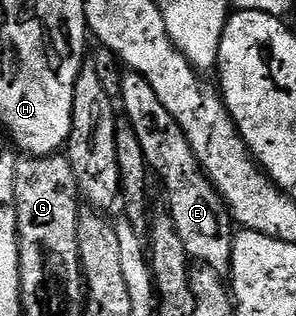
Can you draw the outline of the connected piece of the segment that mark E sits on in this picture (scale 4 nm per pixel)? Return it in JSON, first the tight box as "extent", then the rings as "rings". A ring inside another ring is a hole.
{"extent":[118,72,234,272],"rings":[[[131,72],[121,73],[119,80],[118,102],[120,98],[124,105],[123,117],[138,138],[147,169],[160,177],[168,193],[166,209],[174,220],[174,228],[178,228],[178,240],[182,240],[182,248],[193,263],[213,272],[227,271],[232,261],[234,230],[224,201],[204,177],[180,125],[170,116],[170,112],[166,112],[166,108],[162,108],[162,100],[154,96],[154,88],[150,88],[148,81],[141,74]]]}

